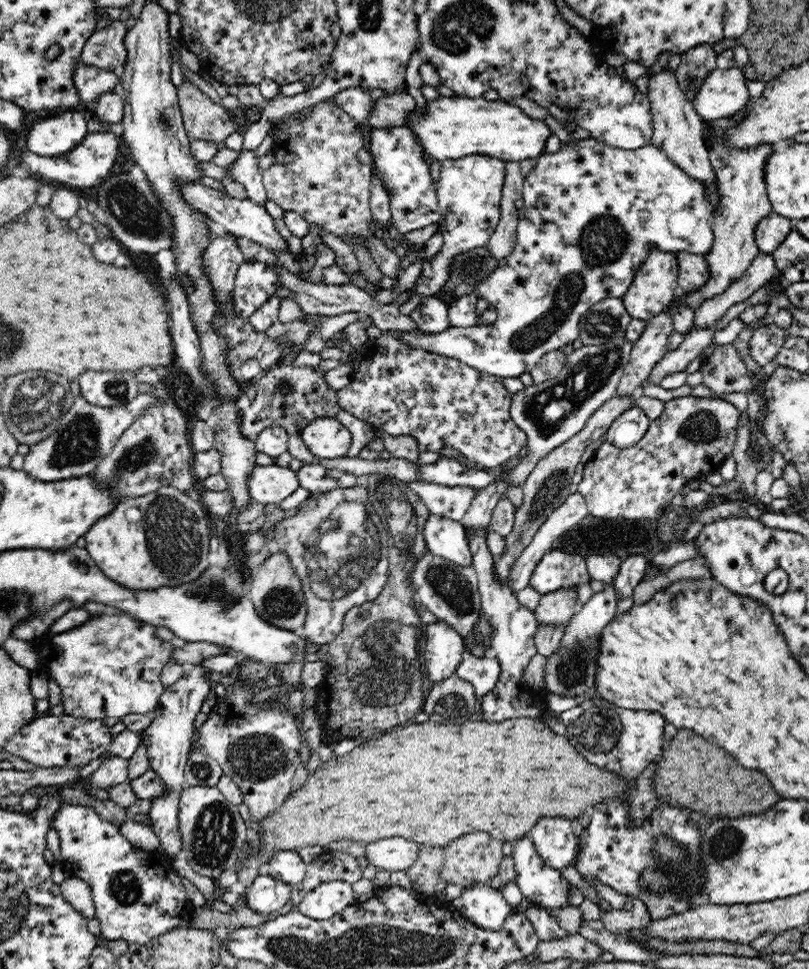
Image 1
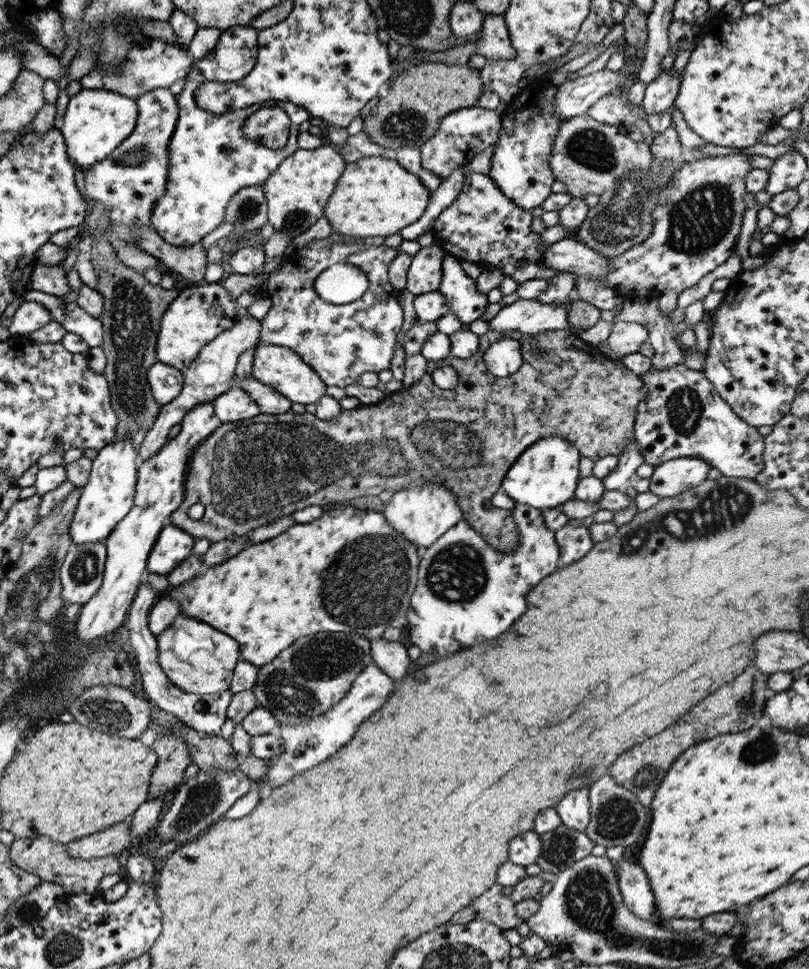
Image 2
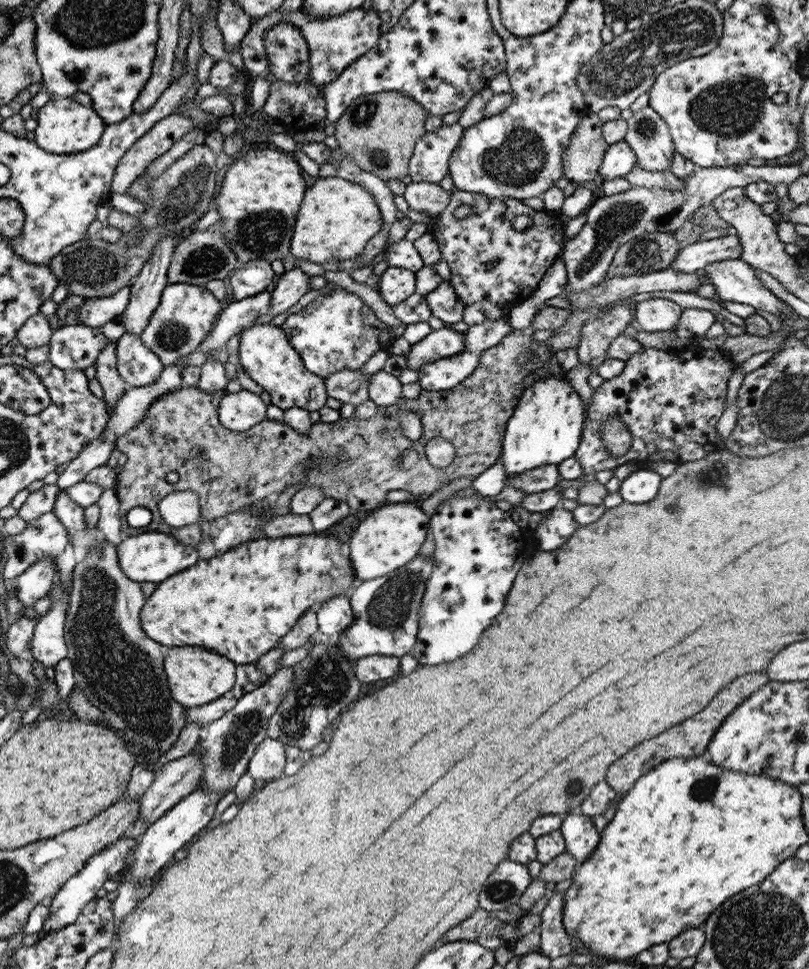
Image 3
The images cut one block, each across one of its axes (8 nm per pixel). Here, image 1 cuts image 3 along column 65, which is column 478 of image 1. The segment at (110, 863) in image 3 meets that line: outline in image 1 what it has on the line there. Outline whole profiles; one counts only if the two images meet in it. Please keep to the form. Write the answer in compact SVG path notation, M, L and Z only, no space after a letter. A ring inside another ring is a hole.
M471 882L450 904L469 921L490 930L498 930L506 916L513 911L500 888L493 888L490 882Z

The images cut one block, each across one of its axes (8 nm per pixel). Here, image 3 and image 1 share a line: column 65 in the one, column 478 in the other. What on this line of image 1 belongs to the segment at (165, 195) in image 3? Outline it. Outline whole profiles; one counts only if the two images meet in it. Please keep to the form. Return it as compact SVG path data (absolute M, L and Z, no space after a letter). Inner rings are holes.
M485 246L455 254L448 266L448 280L431 296L440 300L474 294L497 268L497 259Z

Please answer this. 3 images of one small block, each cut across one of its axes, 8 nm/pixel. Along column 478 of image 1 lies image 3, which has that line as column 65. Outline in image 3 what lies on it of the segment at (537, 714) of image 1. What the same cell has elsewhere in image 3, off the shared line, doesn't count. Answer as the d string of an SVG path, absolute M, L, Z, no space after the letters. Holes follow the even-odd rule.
M47 512L38 516L35 520L27 522L25 528L19 534L13 536L4 534L3 550L5 550L5 556L7 556L2 568L2 579L4 581L19 576L32 564L40 562L44 558L50 558L50 556L54 560L54 566L57 566L55 575L59 573L63 579L67 577L67 571L72 572L75 564L67 531L52 512Z

